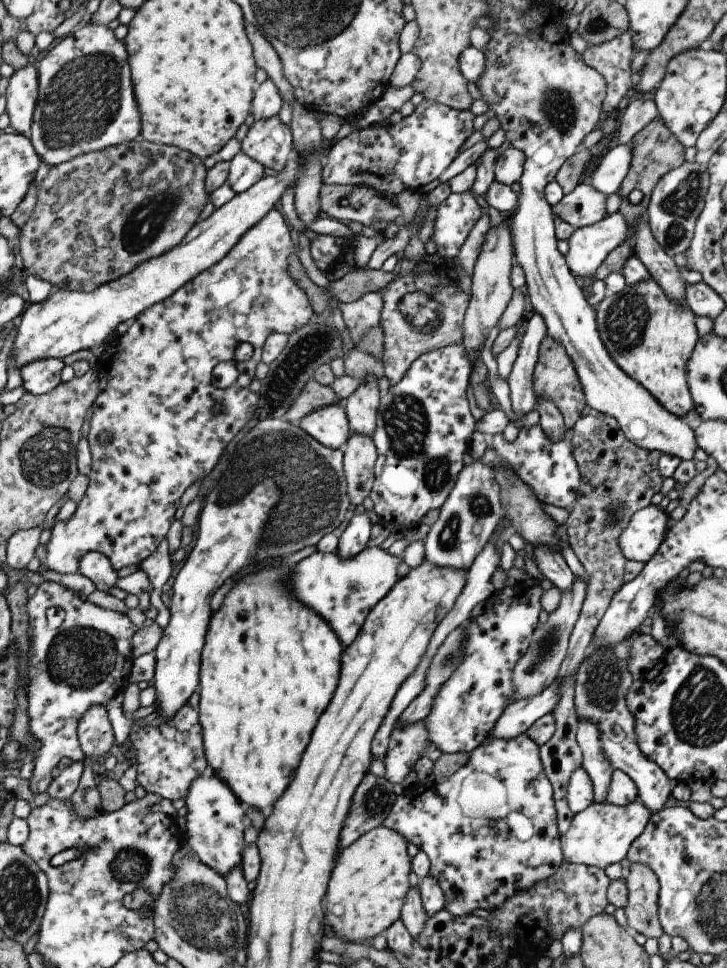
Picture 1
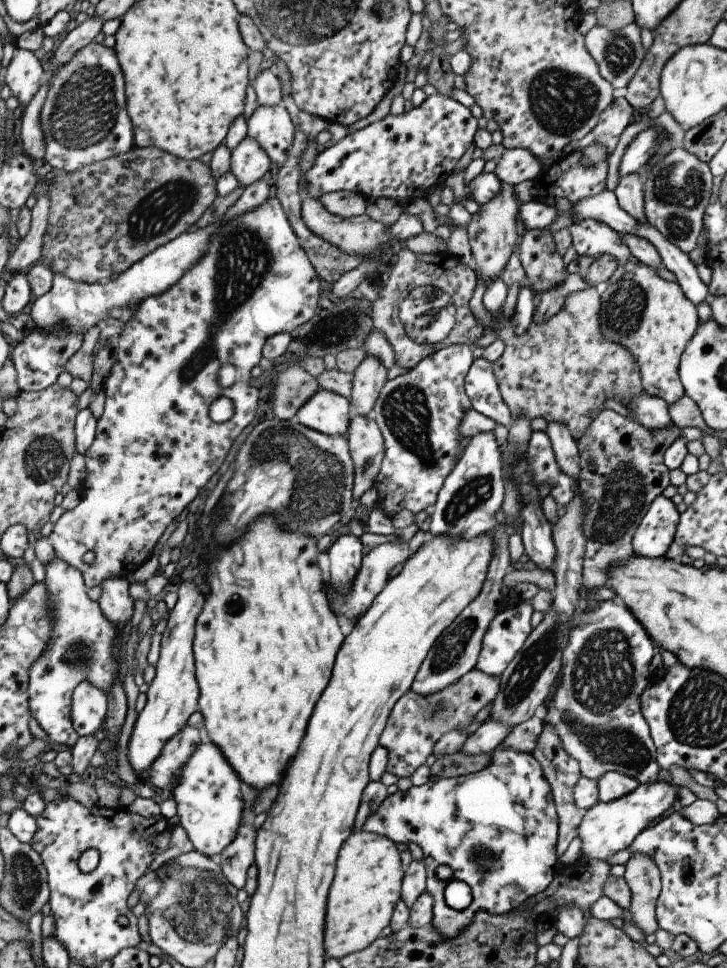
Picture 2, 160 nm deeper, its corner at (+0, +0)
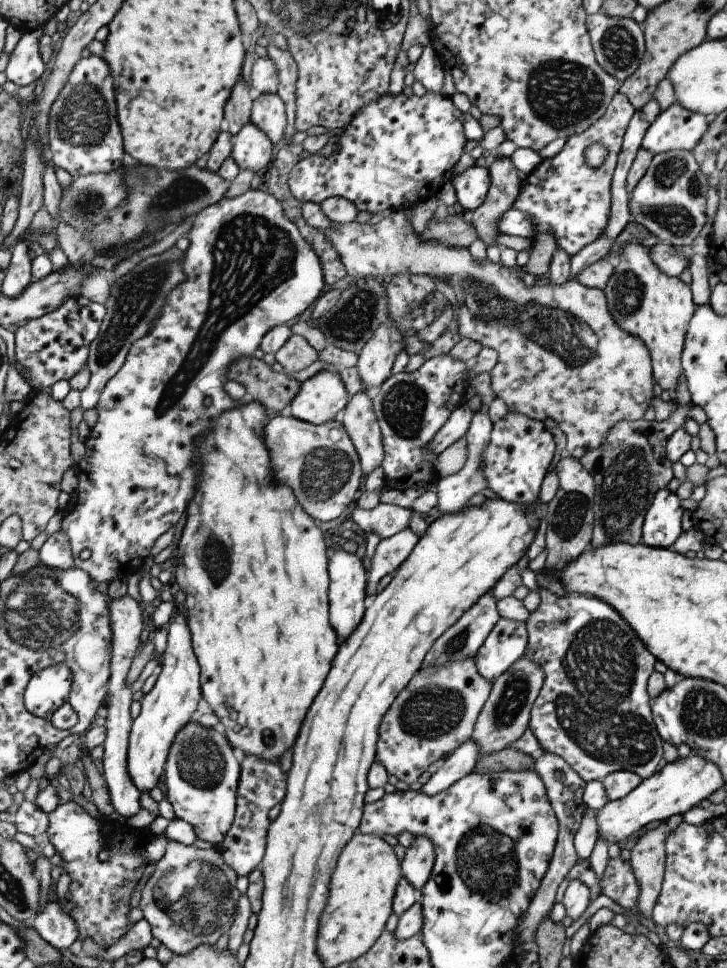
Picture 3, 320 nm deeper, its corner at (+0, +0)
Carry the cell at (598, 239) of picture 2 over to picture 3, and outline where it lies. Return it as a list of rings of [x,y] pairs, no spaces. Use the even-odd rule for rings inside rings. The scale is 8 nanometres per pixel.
[[[617,91],[611,97],[605,112],[593,124],[590,124],[589,128],[580,133],[566,135],[564,145],[557,154],[548,159],[541,159],[541,162],[522,178],[521,186],[516,192],[516,197],[512,200],[510,207],[527,215],[535,236],[548,233],[554,238],[556,248],[565,251],[570,257],[595,240],[604,229],[610,213],[612,172],[620,151],[625,126],[628,124],[633,111],[634,108],[632,104],[629,104],[626,96]],[[592,144],[600,144],[606,150],[604,161],[595,168],[589,166],[584,157],[584,151]]]

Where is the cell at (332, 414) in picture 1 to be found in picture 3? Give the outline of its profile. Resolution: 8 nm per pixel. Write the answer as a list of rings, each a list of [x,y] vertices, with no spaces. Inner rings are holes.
[[[326,367],[304,380],[289,403],[291,417],[314,424],[338,419],[349,394],[337,370]]]

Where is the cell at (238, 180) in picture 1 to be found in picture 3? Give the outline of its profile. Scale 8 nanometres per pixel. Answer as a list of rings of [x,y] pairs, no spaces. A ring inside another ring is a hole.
[[[245,123],[233,136],[230,157],[235,161],[239,170],[249,169],[254,174],[262,174],[272,160],[270,138],[255,124]]]

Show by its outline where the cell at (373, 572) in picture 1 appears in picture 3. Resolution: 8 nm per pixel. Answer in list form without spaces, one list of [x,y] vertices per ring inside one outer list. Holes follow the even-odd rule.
[[[408,526],[377,543],[373,556],[370,558],[369,579],[367,580],[366,596],[375,591],[375,585],[385,574],[391,574],[404,560],[415,543],[419,540],[416,532]]]

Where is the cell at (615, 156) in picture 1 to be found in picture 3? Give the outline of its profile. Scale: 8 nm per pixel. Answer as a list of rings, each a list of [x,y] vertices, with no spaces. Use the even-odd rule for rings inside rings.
[[[677,101],[659,111],[643,135],[640,146],[652,155],[665,151],[691,151],[702,139],[710,118],[683,108]]]

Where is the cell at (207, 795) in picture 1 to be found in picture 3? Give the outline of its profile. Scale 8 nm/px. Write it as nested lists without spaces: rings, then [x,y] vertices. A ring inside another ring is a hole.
[[[195,719],[180,728],[173,737],[165,762],[163,776],[165,776],[165,799],[171,804],[174,816],[186,820],[194,830],[195,839],[199,838],[217,845],[223,840],[234,819],[235,791],[240,775],[240,766],[233,756],[233,747],[226,736],[211,727],[198,724]]]

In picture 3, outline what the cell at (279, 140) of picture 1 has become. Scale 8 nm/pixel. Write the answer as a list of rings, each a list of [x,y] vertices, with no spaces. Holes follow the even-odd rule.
[[[261,93],[252,102],[250,122],[255,123],[270,138],[272,144],[281,140],[286,118],[284,104],[277,93]]]

